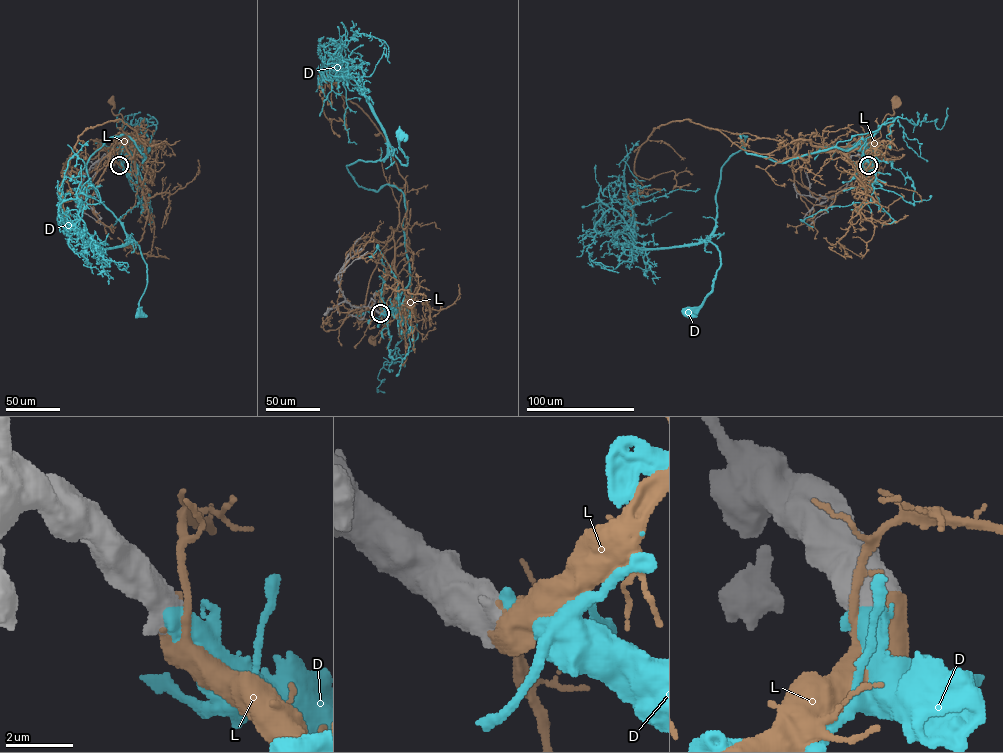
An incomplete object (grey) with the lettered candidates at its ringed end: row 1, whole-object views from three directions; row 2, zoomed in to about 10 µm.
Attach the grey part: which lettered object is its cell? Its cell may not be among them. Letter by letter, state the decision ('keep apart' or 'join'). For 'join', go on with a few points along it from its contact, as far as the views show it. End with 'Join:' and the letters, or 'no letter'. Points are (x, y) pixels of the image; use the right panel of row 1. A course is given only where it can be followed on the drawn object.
D: join; it runs (868, 165), (865, 174), (864, 139), (775, 162), (748, 154), (740, 134), (701, 242), (720, 267), (689, 314)
L: keep apart
Join: D

